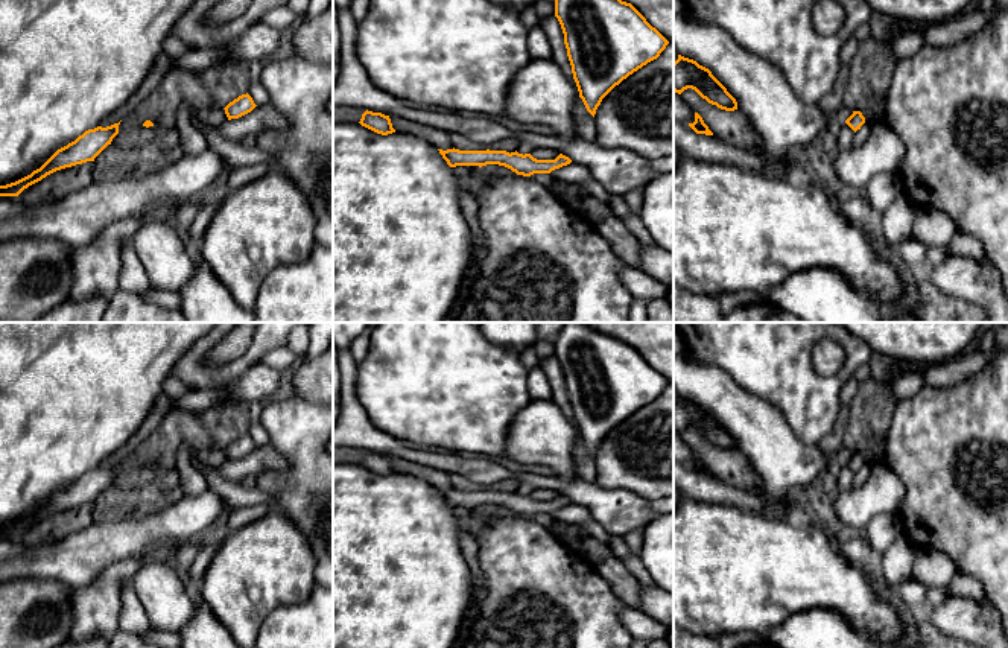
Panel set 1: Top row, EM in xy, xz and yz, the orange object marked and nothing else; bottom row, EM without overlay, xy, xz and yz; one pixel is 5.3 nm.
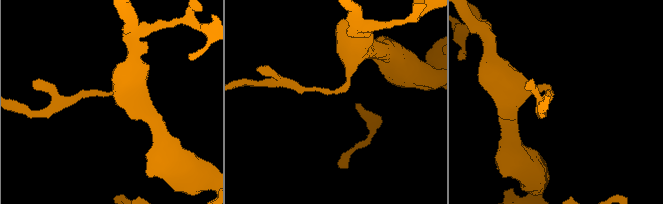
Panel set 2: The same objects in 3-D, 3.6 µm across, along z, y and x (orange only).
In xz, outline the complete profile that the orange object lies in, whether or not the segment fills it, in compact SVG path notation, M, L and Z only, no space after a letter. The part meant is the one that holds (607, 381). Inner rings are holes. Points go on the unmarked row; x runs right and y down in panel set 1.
M566 322L555 339L567 397L579 438L594 458L602 440L623 420L657 400L669 382L646 359L619 338L604 335L585 322Z

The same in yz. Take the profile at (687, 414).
M678 395L678 400L674 403L674 432L681 435L687 429L695 430L702 440L721 450L737 450L736 440L708 409Z

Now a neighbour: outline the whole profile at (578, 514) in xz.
M570 503L567 507L563 507L559 510L552 511L550 519L558 523L573 523L582 528L587 528L590 535L594 537L599 542L611 543L613 535L607 532L599 522L596 522L587 507Z

